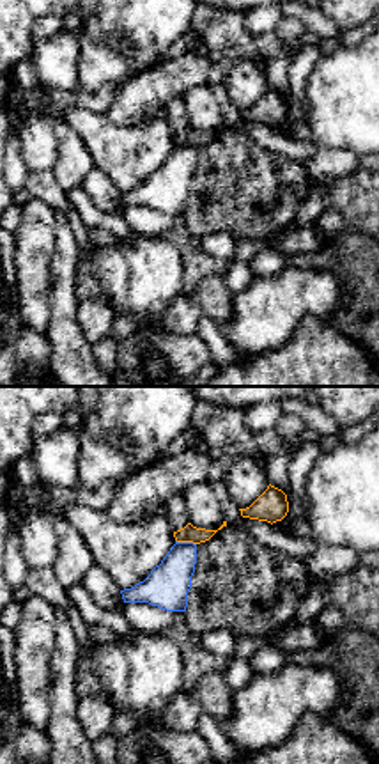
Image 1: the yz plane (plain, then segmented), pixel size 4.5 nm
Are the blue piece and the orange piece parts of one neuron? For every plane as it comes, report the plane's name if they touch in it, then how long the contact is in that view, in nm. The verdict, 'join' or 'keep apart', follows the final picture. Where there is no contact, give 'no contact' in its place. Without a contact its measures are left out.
meets blue in yz; contact 100 nm long

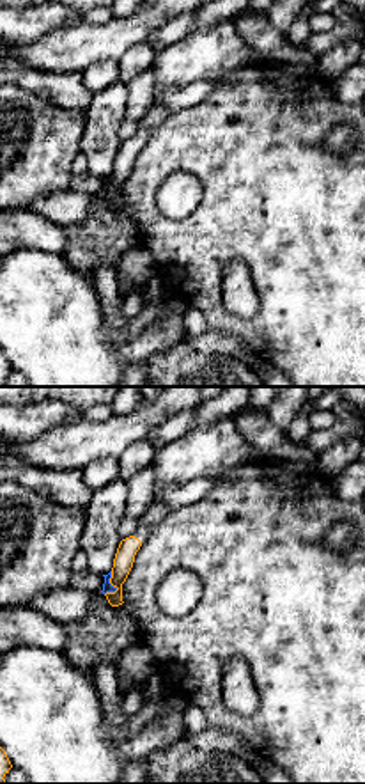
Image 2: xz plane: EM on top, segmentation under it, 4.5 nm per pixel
meets blue in xz; contact 120 nm long

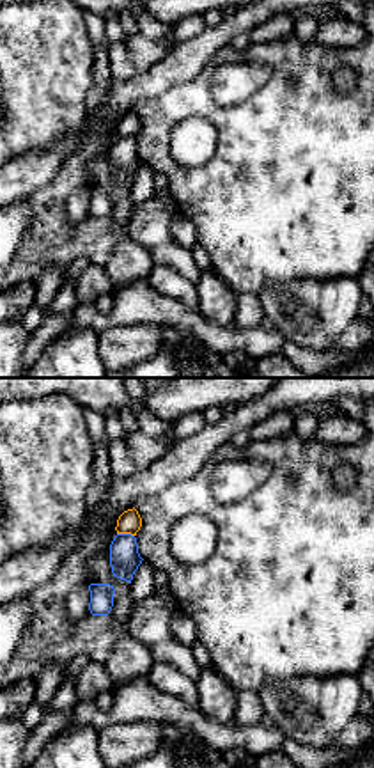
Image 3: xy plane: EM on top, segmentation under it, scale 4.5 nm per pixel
meets blue in xy; contact 80 nm long

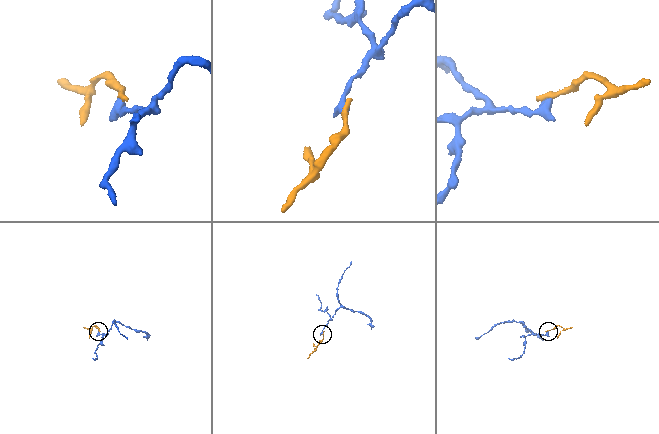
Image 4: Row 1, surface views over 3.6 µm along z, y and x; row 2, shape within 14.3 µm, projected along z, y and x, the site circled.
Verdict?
keep apart

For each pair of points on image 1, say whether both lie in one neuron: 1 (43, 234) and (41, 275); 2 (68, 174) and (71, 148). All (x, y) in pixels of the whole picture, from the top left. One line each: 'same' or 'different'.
1: same
2: same

